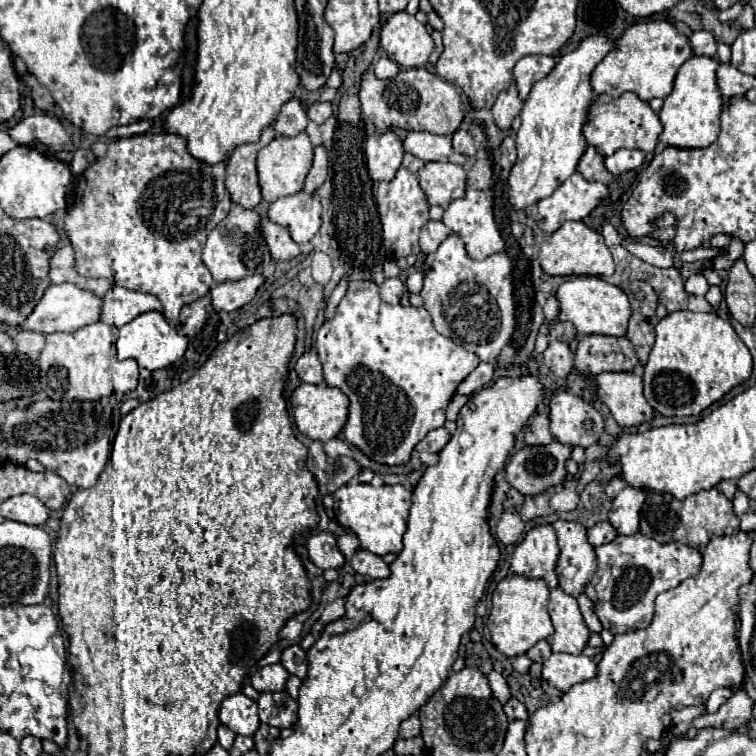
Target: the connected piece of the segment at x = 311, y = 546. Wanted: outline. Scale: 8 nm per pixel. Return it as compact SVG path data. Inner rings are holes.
M317 532L307 542L309 558L315 566L327 570L327 568L341 568L345 558L335 546L335 536L329 532Z

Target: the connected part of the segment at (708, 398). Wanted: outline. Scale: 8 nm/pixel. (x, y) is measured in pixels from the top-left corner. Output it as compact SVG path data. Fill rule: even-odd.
M691 310L671 312L655 326L655 332L657 332L657 340L649 354L649 362L645 364L643 386L645 386L645 398L649 400L651 408L663 416L701 414L713 402L723 398L731 388L743 384L751 376L753 362L749 348L737 336L731 322L719 318L715 312L707 312L707 314L691 312Z

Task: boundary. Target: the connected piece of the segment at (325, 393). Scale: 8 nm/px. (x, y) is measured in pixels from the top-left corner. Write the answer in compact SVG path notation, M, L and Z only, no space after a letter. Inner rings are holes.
M303 384L291 394L291 406L297 428L313 438L327 442L335 438L349 414L349 398L331 386Z

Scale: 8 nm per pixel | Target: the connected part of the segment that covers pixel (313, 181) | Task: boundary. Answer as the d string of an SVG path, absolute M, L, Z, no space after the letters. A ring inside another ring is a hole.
M315 146L315 158L313 158L313 166L307 174L307 180L305 180L305 186L303 186L303 192L307 194L313 194L323 182L325 182L325 176L327 176L327 152L323 146Z

